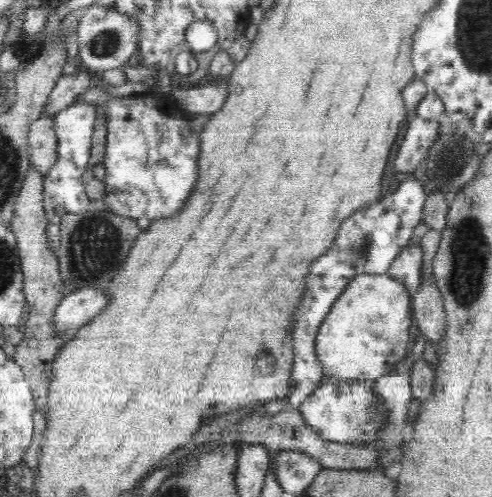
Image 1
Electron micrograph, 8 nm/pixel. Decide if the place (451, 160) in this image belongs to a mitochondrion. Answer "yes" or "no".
yes

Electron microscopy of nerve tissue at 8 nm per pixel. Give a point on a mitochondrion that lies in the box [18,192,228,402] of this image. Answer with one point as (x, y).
(95, 245)

